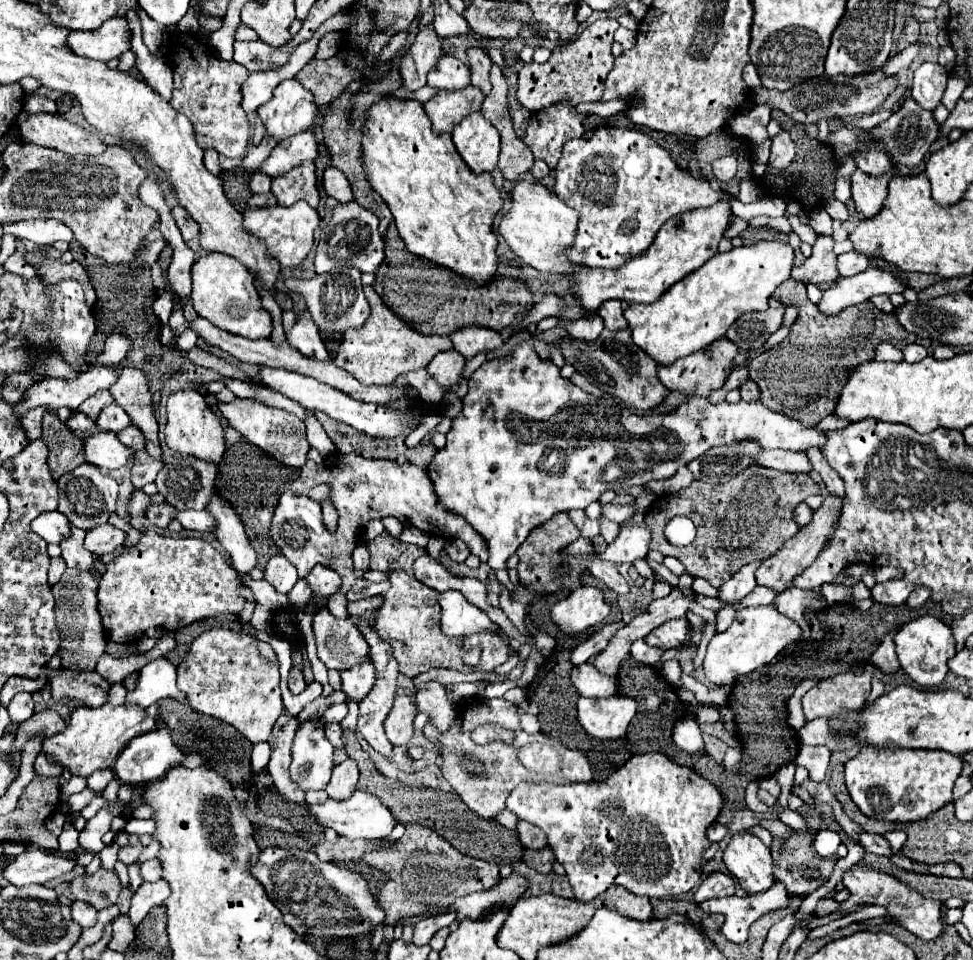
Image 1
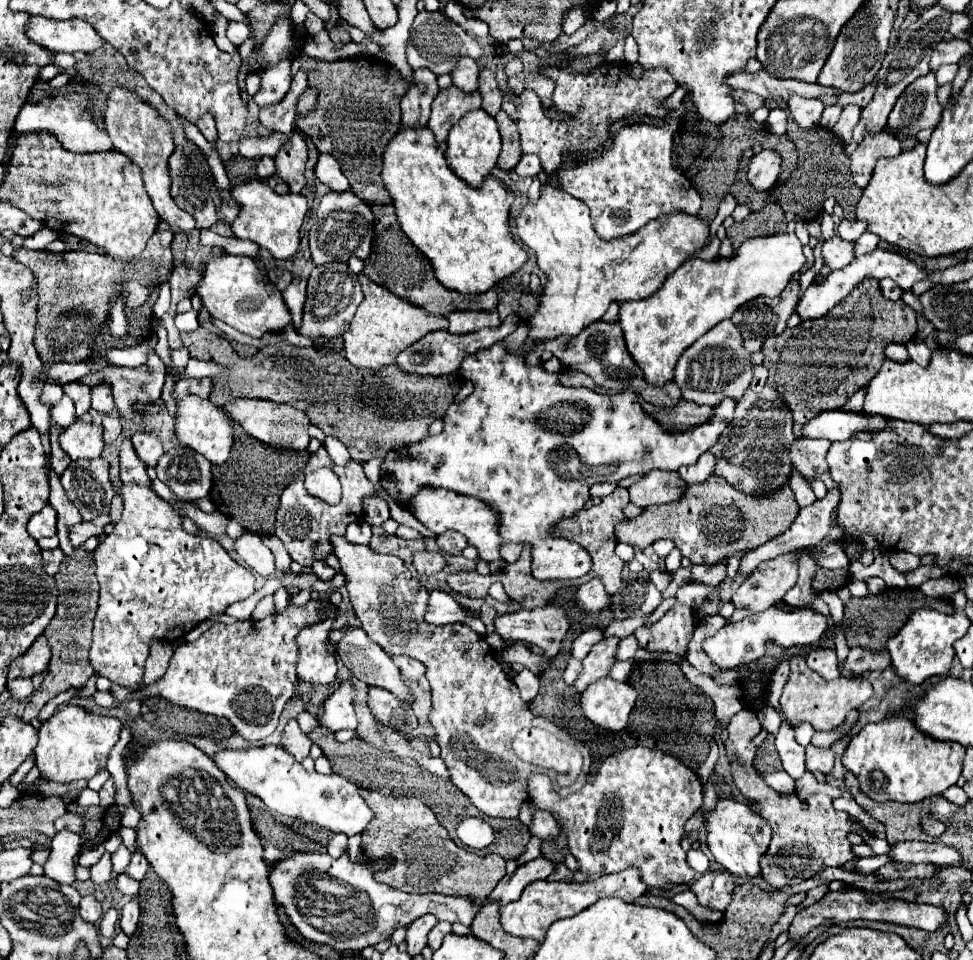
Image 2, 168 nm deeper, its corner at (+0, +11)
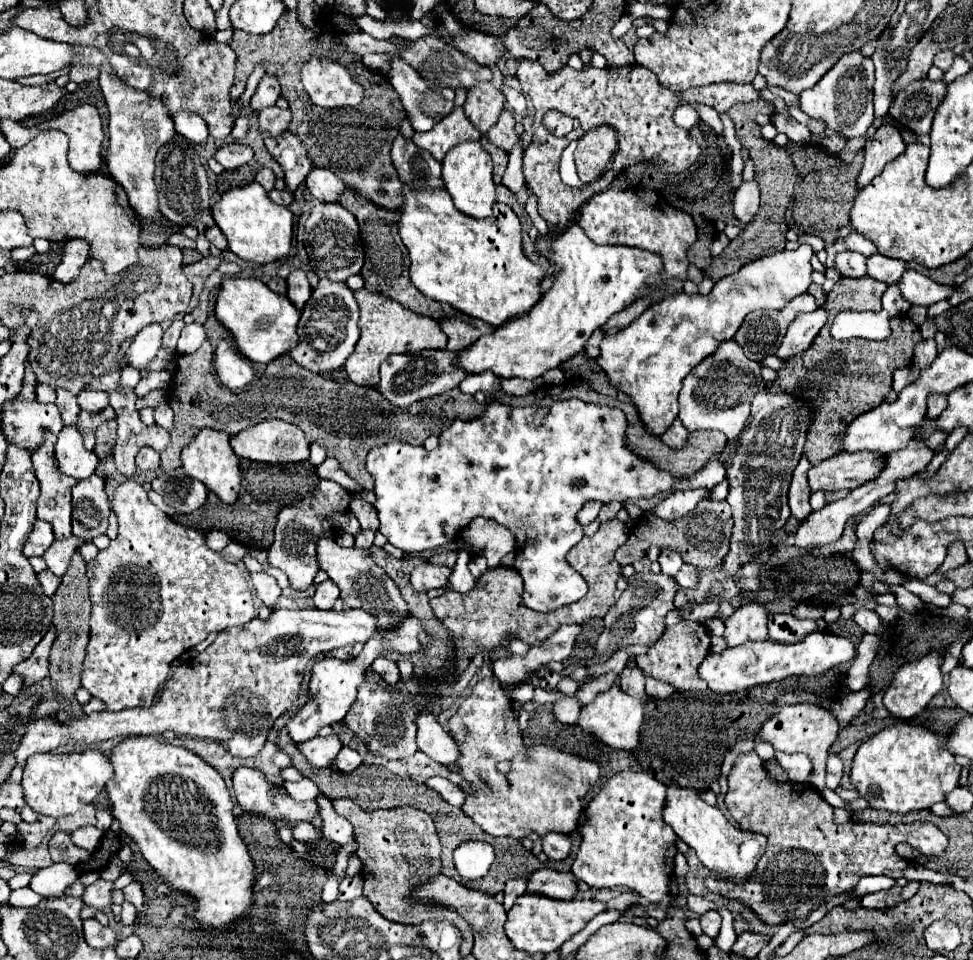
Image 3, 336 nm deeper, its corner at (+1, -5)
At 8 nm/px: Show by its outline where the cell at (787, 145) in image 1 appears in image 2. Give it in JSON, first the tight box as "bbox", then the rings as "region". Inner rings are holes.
{"bbox":[748,150,780,190],"region":[[[762,150],[758,156],[752,156],[748,164],[748,182],[754,190],[770,190],[780,174],[780,156],[772,150]]]}

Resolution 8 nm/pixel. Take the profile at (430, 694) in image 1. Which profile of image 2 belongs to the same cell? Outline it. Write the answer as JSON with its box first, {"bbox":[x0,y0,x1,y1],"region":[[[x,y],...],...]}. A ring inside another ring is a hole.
{"bbox":[390,656,426,680],"region":[[[390,656],[390,658],[392,658],[392,662],[400,668],[402,676],[404,676],[406,680],[418,680],[418,676],[426,672],[424,664],[420,664],[418,660],[414,660],[414,658],[410,658],[410,656]]]}

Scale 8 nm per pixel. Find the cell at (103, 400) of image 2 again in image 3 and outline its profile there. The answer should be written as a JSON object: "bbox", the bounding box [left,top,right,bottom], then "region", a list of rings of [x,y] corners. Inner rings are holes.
{"bbox":[79,390,109,414],"region":[[[81,390],[79,392],[79,406],[91,414],[99,414],[109,406],[109,394],[107,392],[95,392],[95,390]]]}

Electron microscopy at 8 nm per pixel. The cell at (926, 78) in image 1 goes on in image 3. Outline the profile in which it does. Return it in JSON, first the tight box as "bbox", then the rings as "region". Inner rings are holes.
{"bbox":[935,50,953,72],"region":[[[943,50],[943,52],[939,52],[937,56],[935,56],[935,66],[937,68],[941,68],[943,72],[947,72],[949,68],[951,68],[951,64],[953,64],[953,52],[951,50]]]}

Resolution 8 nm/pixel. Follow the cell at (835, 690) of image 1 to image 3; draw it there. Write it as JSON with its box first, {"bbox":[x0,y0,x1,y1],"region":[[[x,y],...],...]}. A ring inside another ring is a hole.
{"bbox":[761,704,839,790],"region":[[[795,704],[795,706],[785,706],[781,708],[779,714],[775,714],[769,722],[763,724],[761,736],[773,744],[775,750],[781,750],[785,754],[795,754],[803,752],[811,758],[813,762],[813,786],[823,790],[825,788],[825,762],[831,744],[837,740],[839,734],[839,722],[835,714],[827,708],[813,706],[813,704]]]}

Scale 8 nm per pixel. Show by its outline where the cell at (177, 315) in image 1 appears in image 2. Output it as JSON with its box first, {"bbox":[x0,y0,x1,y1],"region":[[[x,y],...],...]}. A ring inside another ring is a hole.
{"bbox":[98,352,166,420],"region":[[[150,352],[148,362],[138,368],[116,368],[108,366],[102,368],[98,374],[104,374],[106,382],[114,390],[116,408],[120,410],[122,418],[126,420],[140,420],[138,414],[130,406],[146,406],[152,400],[160,398],[166,368],[156,352]]]}

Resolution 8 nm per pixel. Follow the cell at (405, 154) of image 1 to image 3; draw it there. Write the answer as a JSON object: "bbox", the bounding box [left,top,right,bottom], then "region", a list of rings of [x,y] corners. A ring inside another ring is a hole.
{"bbox":[399,184,545,326],"region":[[[403,184],[403,204],[399,208],[399,236],[409,250],[411,280],[429,298],[445,302],[471,318],[481,318],[487,324],[499,326],[509,318],[527,312],[541,298],[539,280],[545,276],[543,268],[533,264],[521,248],[521,222],[511,206],[495,202],[493,216],[477,220],[459,212],[445,188],[411,190]]]}

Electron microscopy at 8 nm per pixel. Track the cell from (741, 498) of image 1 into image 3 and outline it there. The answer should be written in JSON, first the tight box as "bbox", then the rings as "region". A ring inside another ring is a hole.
{"bbox":[617,500,733,570],"region":[[[701,500],[689,516],[681,520],[661,520],[657,516],[647,516],[641,518],[631,530],[627,542],[617,550],[617,562],[619,564],[633,564],[641,558],[645,558],[647,550],[651,546],[657,548],[671,548],[679,552],[685,560],[685,564],[695,566],[697,570],[707,570],[723,564],[723,558],[729,552],[729,540],[731,540],[731,530],[733,530],[733,518],[731,518],[731,508],[725,500],[715,502],[715,500]]]}

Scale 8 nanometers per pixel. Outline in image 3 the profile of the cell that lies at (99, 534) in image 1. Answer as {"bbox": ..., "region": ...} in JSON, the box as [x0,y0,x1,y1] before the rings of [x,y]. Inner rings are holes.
{"bbox":[43,536,85,576],"region":[[[71,536],[69,540],[55,540],[51,544],[51,548],[43,554],[45,562],[47,562],[47,568],[57,574],[57,576],[63,576],[77,552],[79,546],[83,546],[85,540],[83,538],[77,538],[77,536]]]}

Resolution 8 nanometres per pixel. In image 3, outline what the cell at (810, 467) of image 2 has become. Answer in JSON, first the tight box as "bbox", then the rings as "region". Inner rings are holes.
{"bbox":[807,452,883,492],"region":[[[875,452],[835,454],[807,472],[809,488],[811,492],[815,490],[823,490],[823,492],[853,490],[879,476],[881,456],[883,454],[875,454]]]}

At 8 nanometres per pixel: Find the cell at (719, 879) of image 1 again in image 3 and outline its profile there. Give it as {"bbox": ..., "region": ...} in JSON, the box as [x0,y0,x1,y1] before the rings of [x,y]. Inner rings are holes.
{"bbox":[701,910,721,938],"region":[[[707,910],[701,918],[701,928],[707,936],[715,938],[719,934],[719,928],[721,928],[721,914],[717,910]]]}

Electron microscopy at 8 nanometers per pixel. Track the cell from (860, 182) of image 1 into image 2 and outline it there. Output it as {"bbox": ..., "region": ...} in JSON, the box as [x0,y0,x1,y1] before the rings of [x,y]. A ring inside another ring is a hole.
{"bbox":[850,128,902,188],"region":[[[884,128],[882,132],[866,132],[864,140],[858,144],[858,148],[854,150],[854,154],[850,156],[852,160],[852,176],[856,186],[866,188],[870,178],[872,178],[872,170],[876,166],[876,162],[880,158],[890,158],[890,156],[898,156],[902,152],[900,140],[894,132],[890,132],[890,128]]]}

